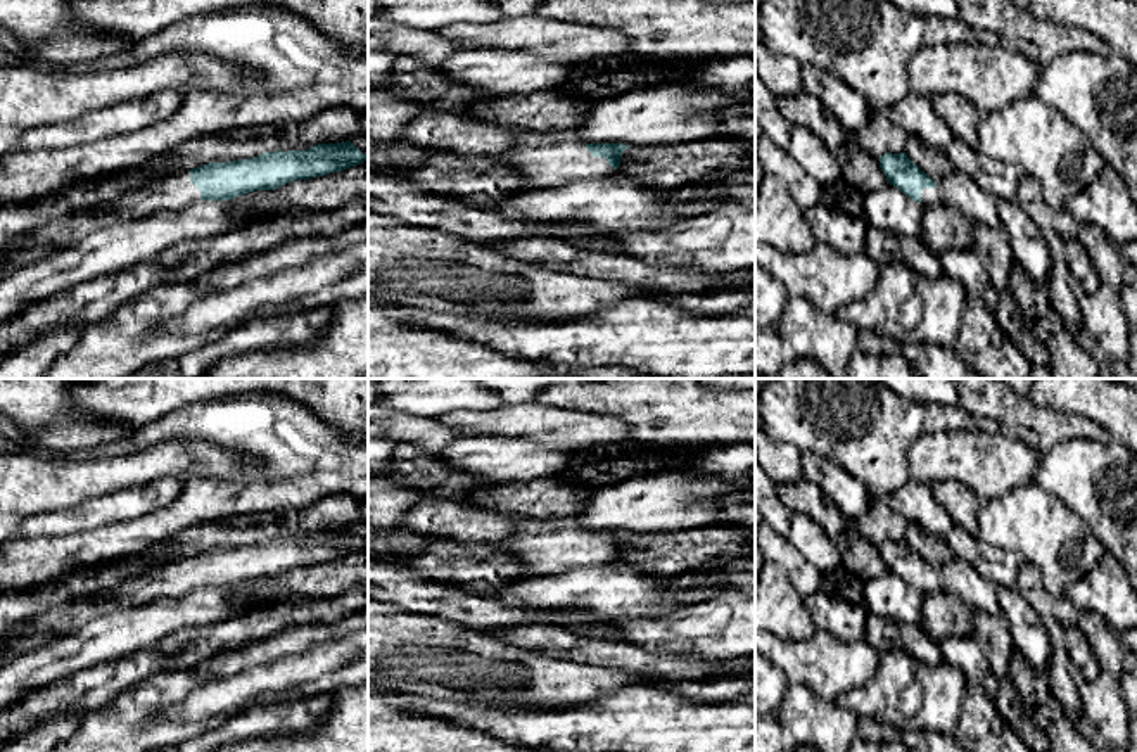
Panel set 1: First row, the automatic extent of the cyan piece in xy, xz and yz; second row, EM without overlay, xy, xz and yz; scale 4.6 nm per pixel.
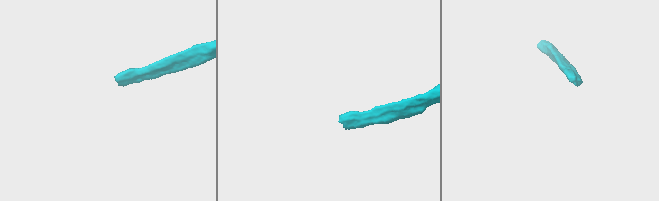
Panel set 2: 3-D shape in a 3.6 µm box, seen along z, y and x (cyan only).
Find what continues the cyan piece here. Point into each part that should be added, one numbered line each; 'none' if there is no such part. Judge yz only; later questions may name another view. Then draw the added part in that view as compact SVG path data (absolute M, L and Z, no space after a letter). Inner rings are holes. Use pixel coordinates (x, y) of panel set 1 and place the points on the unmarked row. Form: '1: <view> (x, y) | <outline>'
1: yz (928, 583) | M933 574L933 576L923 576L921 577L921 593L926 595L926 593L937 593L942 589L942 584L940 584L940 577L938 574Z

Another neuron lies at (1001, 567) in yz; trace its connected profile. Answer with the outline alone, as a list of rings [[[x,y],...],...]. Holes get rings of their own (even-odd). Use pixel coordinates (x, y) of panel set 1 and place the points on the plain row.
[[[954,526],[943,539],[954,551],[954,557],[969,562],[985,579],[995,586],[1016,586],[1021,557],[997,546],[981,543],[976,534]]]

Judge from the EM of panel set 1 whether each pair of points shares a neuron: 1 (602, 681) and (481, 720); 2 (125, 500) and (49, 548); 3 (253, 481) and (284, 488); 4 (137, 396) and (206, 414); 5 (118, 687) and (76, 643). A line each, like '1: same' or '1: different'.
1: different
2: different
3: same
4: different
5: different

